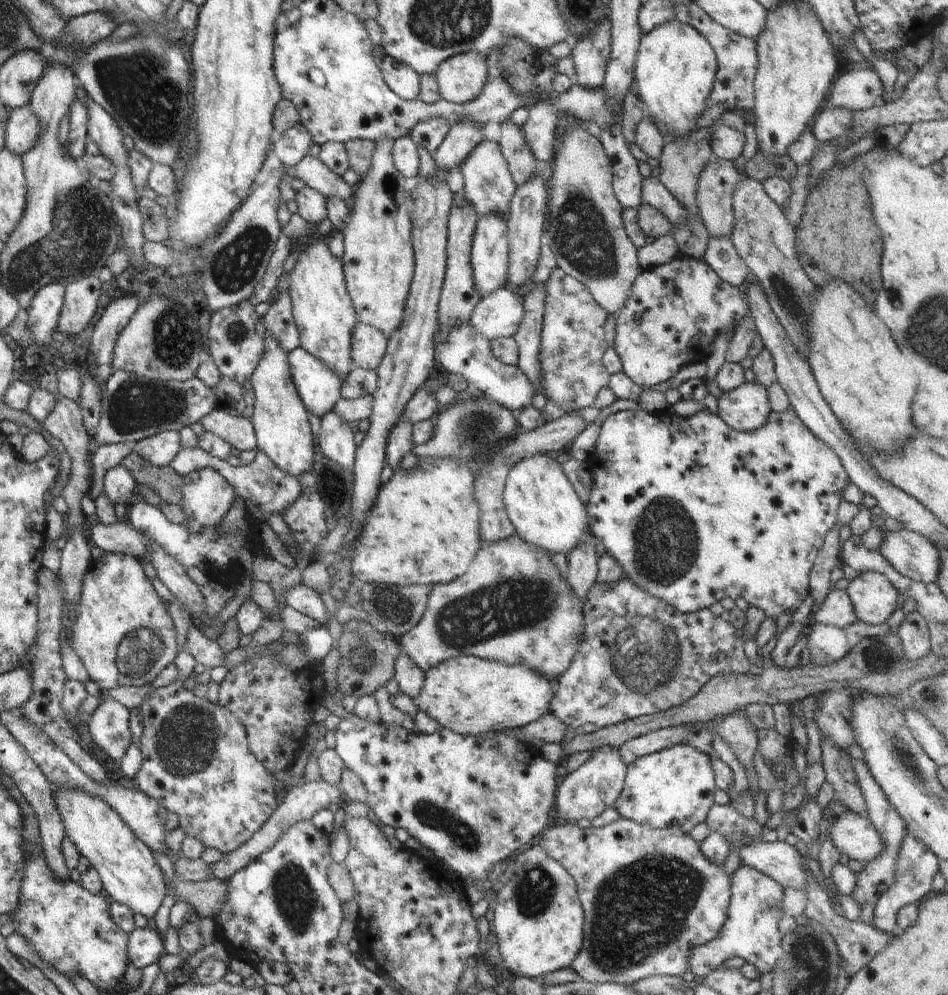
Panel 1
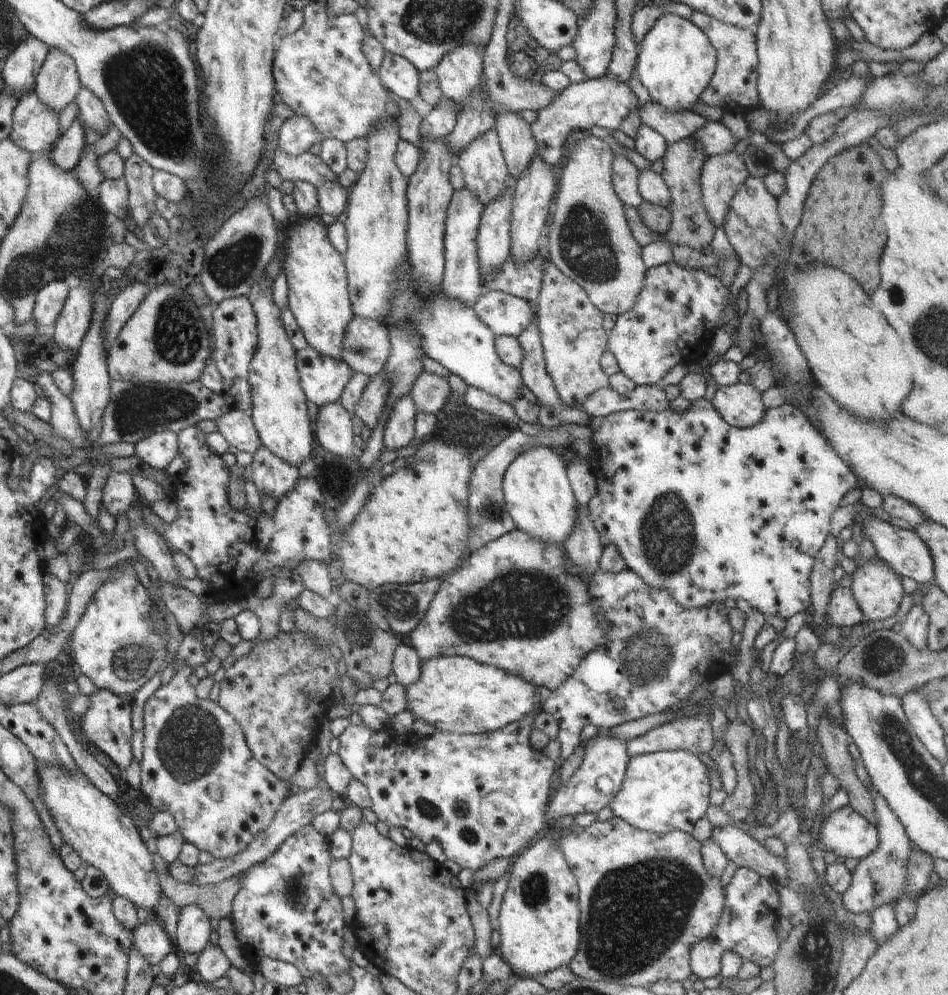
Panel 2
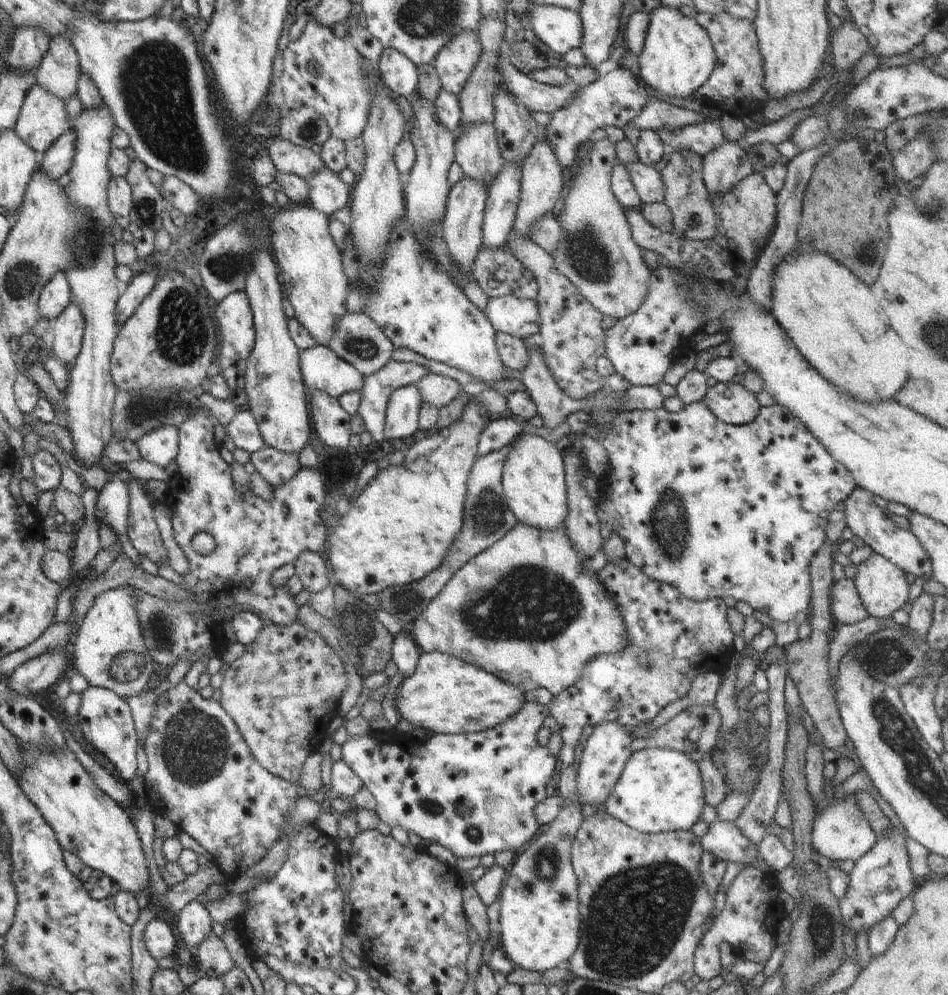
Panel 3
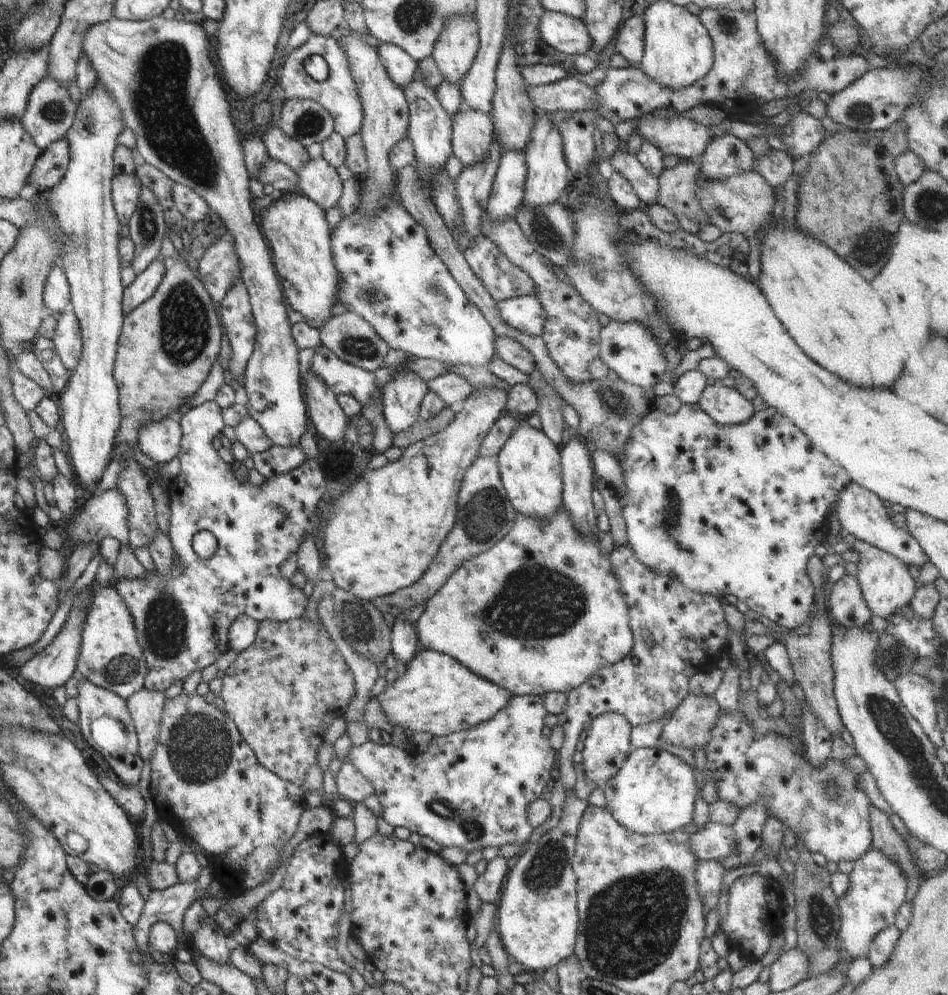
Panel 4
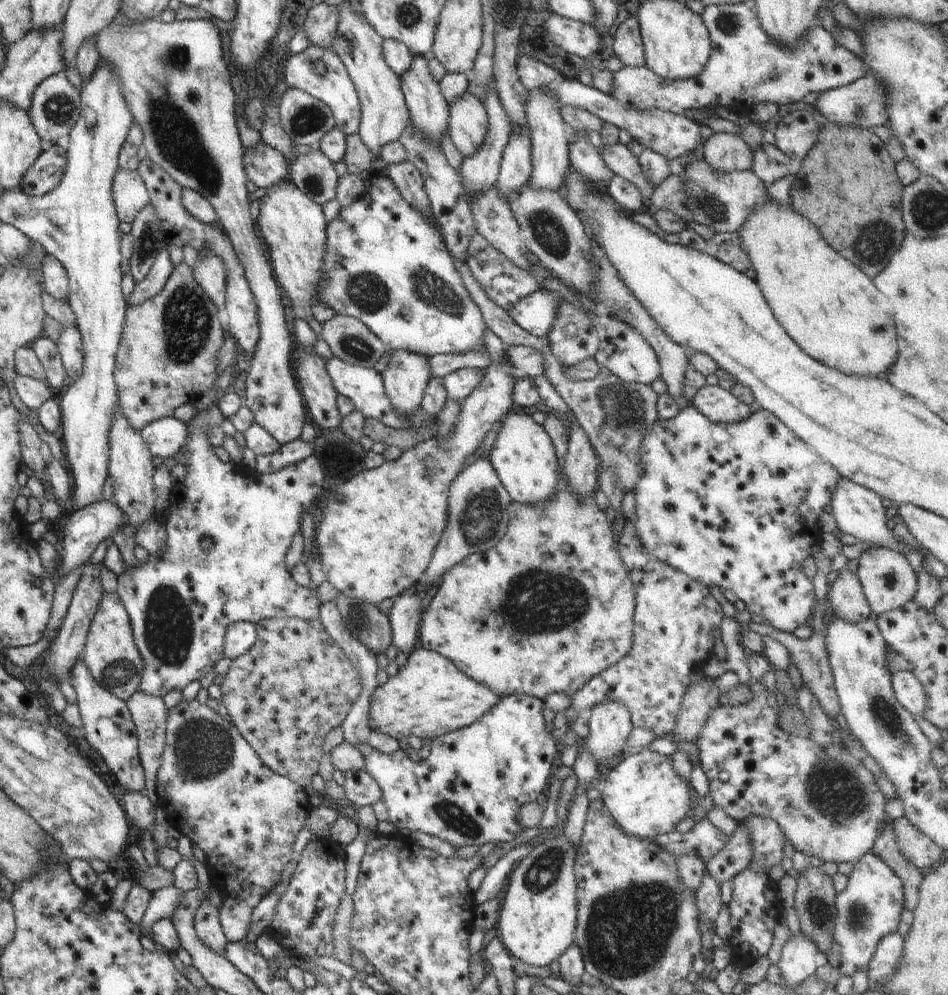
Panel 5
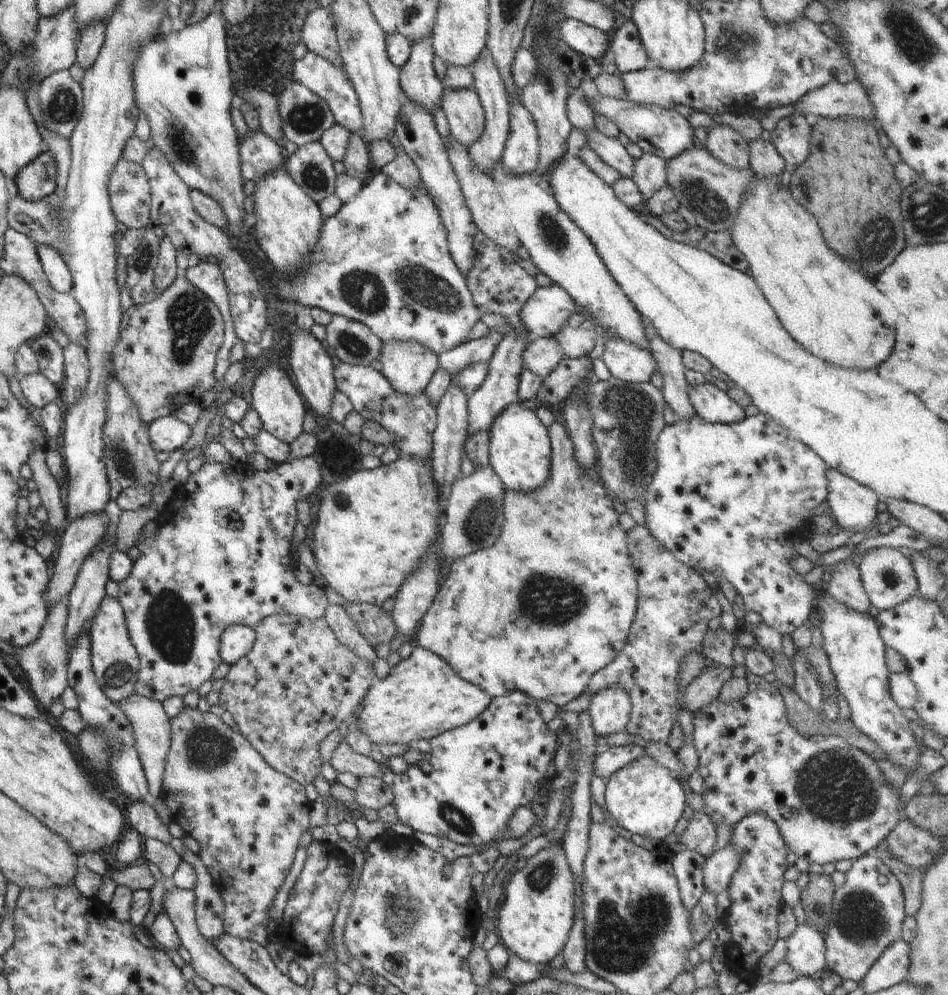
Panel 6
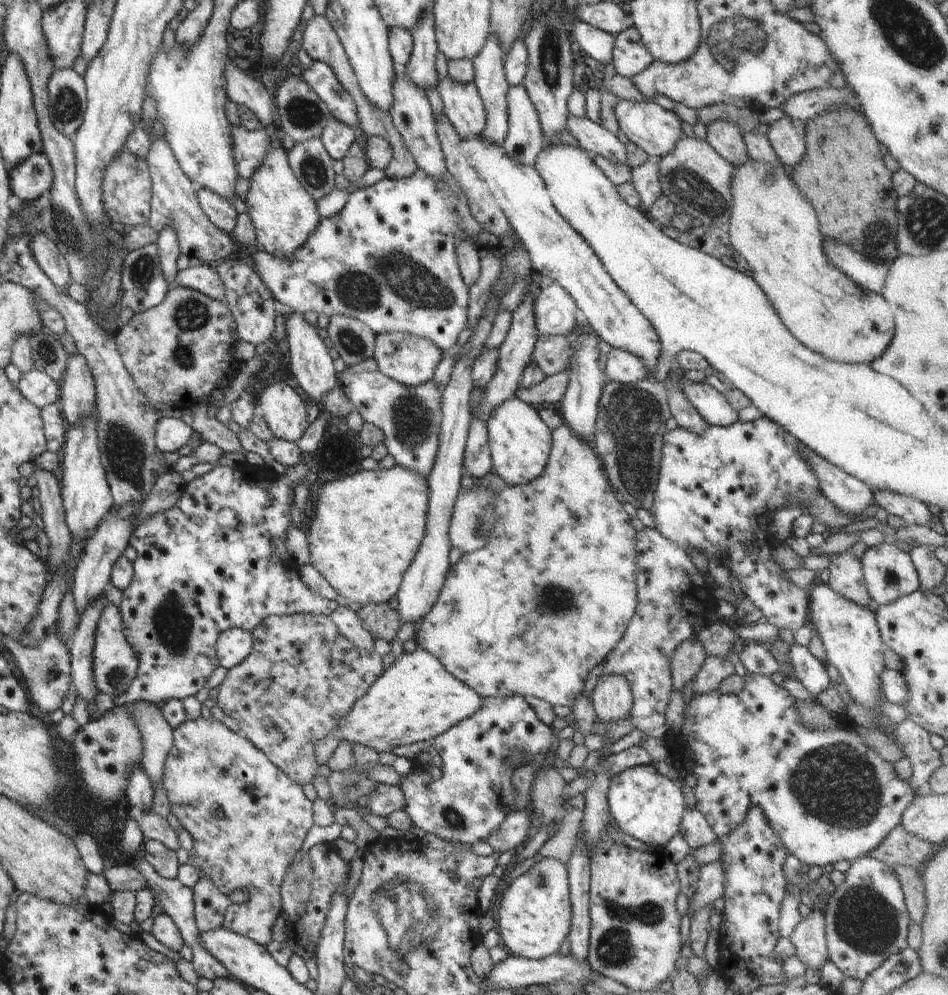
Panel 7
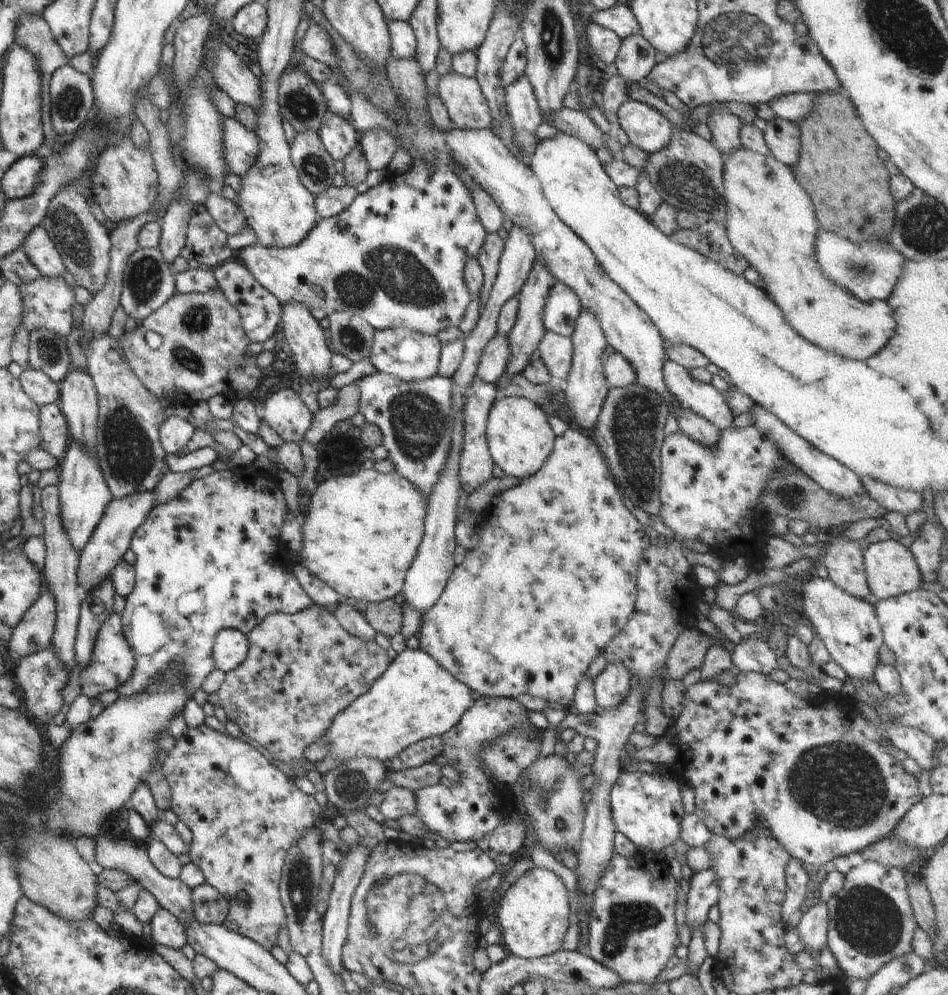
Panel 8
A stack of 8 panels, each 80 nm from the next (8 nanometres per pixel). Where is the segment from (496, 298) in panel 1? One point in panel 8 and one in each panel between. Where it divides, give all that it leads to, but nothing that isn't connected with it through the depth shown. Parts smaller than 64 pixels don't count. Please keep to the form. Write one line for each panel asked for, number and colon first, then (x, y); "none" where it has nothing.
2: (506, 314)
3: (509, 314)
4: (526, 314)
5: (537, 313)
6: (546, 312)
7: (556, 313)
8: (563, 306)

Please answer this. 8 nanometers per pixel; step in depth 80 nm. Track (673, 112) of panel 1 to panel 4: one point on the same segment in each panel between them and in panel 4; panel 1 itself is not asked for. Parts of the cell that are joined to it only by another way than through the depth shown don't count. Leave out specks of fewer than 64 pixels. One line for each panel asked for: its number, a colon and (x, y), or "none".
2: (675, 63)
3: (677, 57)
4: (678, 50)

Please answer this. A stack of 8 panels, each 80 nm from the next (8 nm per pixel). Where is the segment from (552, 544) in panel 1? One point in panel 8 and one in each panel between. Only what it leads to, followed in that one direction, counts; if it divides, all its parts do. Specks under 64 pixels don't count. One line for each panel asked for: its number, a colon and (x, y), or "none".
2: (538, 494)
3: (533, 477)
4: (529, 463)
5: (524, 458)
6: (520, 449)
7: (519, 442)
8: (520, 439)

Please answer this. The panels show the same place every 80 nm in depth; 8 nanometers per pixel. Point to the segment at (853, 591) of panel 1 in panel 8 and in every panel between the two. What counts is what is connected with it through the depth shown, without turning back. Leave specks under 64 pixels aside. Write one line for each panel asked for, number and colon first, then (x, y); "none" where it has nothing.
2: (877, 588)
3: (882, 586)
4: (886, 584)
5: (887, 578)
6: (888, 577)
7: (890, 574)
8: (891, 570)

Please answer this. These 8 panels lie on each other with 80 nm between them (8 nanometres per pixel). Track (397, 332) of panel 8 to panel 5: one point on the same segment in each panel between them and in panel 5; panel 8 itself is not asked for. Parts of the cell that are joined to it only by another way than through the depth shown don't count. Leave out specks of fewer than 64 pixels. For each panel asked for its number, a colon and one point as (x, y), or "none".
5: (405, 377)
6: (408, 366)
7: (411, 360)

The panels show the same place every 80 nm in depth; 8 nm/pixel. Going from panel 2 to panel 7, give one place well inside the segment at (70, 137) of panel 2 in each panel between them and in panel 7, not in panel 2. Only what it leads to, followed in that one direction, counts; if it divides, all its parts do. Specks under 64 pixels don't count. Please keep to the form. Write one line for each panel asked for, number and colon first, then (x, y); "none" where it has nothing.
3: (57, 160)
4: (49, 169)
5: (45, 174)
6: (34, 182)
7: (29, 180)

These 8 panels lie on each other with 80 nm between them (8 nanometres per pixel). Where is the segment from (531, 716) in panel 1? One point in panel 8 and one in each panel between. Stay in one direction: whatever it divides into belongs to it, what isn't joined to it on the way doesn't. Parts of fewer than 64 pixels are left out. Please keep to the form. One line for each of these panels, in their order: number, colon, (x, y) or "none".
2: (455, 694)
3: (444, 694)
4: (437, 695)
5: (429, 697)
6: (422, 697)
7: (416, 699)
8: (415, 699)

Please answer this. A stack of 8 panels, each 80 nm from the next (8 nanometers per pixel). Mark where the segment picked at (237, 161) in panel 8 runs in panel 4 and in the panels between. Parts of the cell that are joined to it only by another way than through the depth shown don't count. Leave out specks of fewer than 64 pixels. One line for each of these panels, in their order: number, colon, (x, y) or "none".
4: (277, 174)
5: (264, 165)
6: (259, 154)
7: (249, 148)

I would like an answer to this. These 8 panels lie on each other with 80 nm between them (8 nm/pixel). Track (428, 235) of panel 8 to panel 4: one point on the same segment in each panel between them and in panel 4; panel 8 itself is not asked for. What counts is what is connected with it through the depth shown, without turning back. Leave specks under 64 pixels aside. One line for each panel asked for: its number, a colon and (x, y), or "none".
4: (389, 274)
5: (386, 264)
6: (383, 259)
7: (388, 259)

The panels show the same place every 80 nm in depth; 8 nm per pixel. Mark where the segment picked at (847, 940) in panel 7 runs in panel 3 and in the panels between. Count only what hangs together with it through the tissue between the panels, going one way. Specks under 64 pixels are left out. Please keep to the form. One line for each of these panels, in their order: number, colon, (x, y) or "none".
3: (880, 880)
4: (877, 887)
5: (869, 908)
6: (867, 913)

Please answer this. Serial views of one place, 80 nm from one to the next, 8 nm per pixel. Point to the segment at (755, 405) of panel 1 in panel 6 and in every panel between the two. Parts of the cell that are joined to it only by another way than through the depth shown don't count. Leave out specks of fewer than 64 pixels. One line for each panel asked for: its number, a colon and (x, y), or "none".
2: (740, 405)
3: (731, 402)
4: (726, 406)
5: (719, 405)
6: (714, 405)

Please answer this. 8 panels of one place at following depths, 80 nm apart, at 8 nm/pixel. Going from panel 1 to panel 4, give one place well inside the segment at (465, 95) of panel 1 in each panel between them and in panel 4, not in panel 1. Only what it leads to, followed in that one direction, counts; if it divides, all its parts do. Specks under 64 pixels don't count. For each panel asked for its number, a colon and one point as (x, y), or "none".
2: (459, 71)
3: (456, 60)
4: (455, 50)

